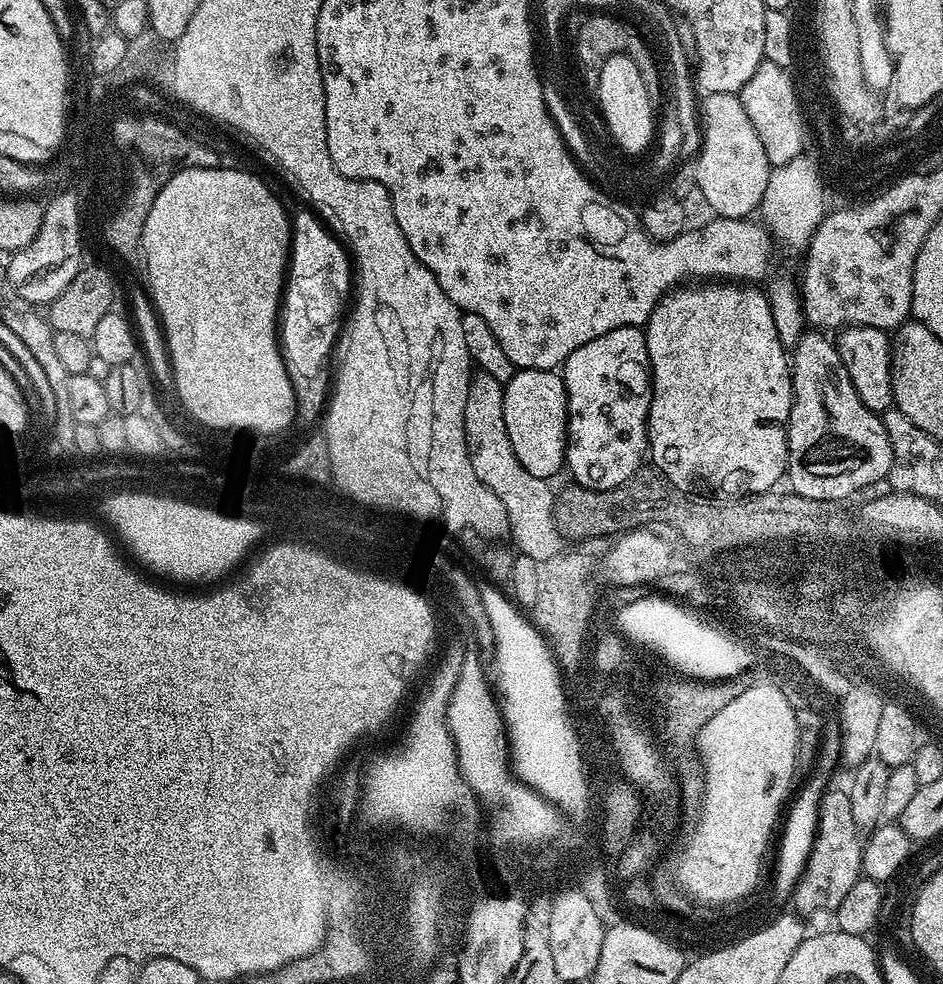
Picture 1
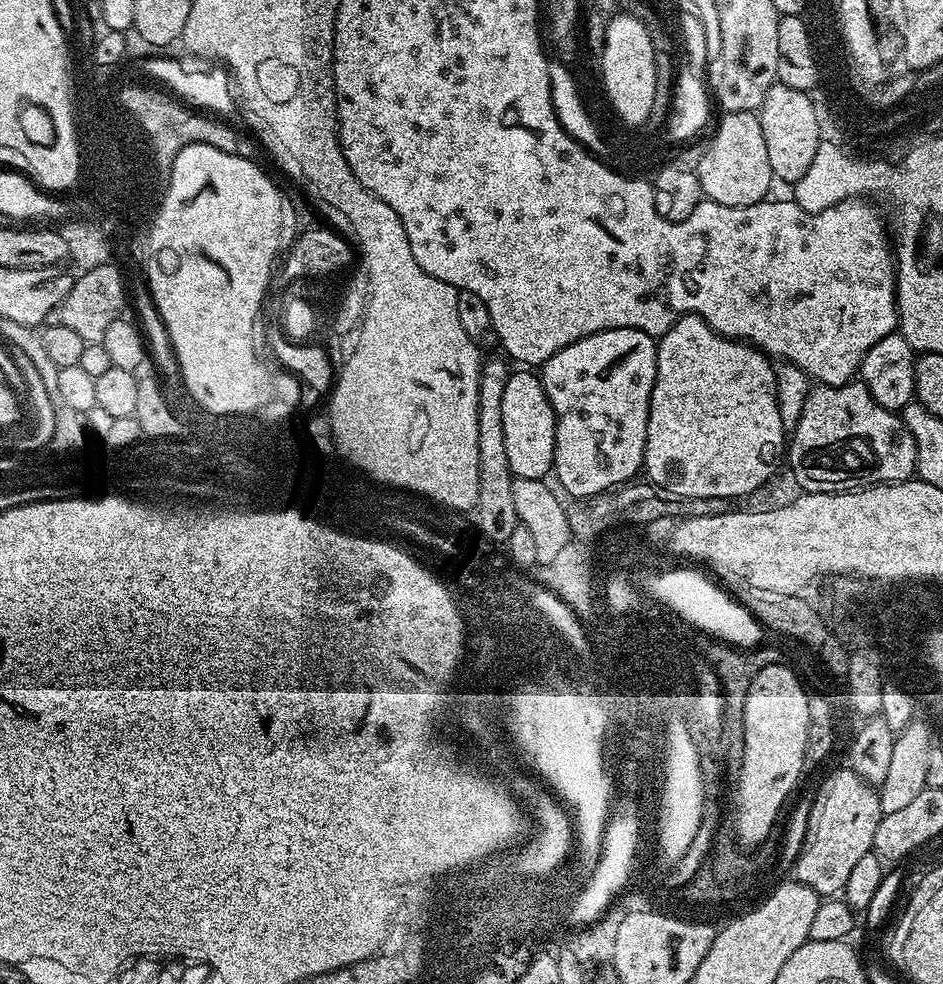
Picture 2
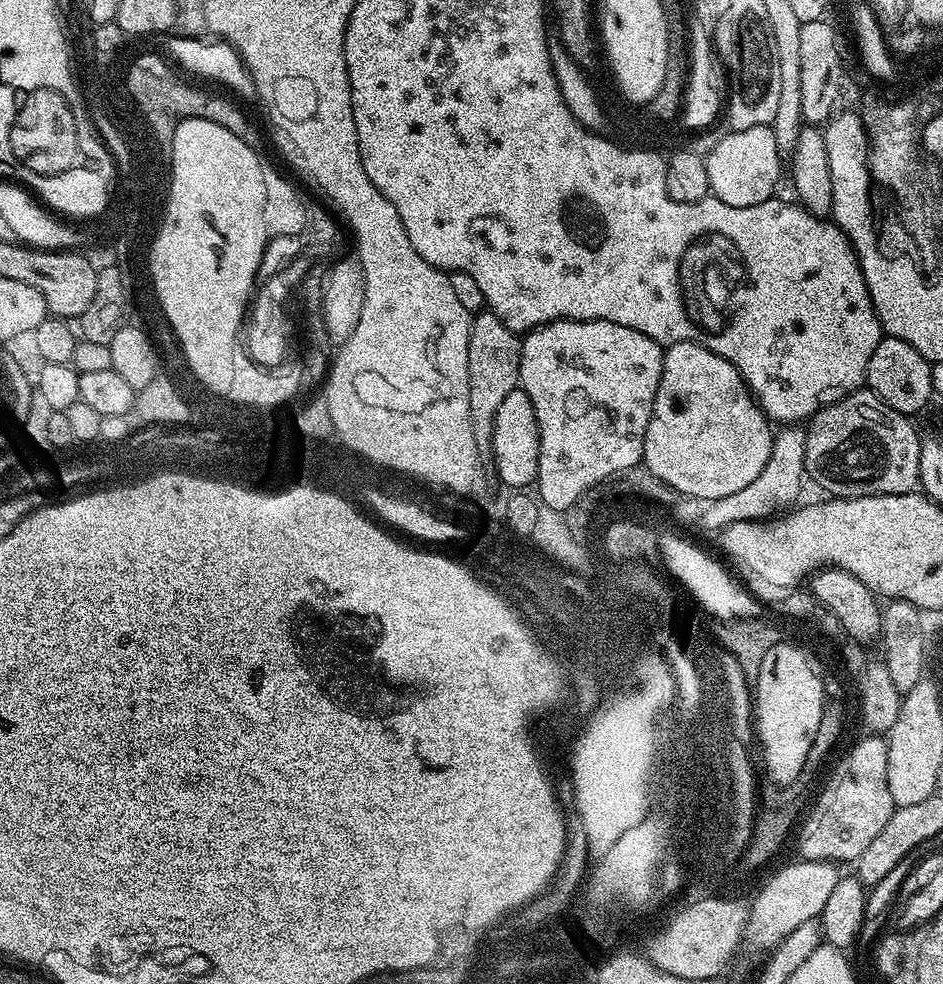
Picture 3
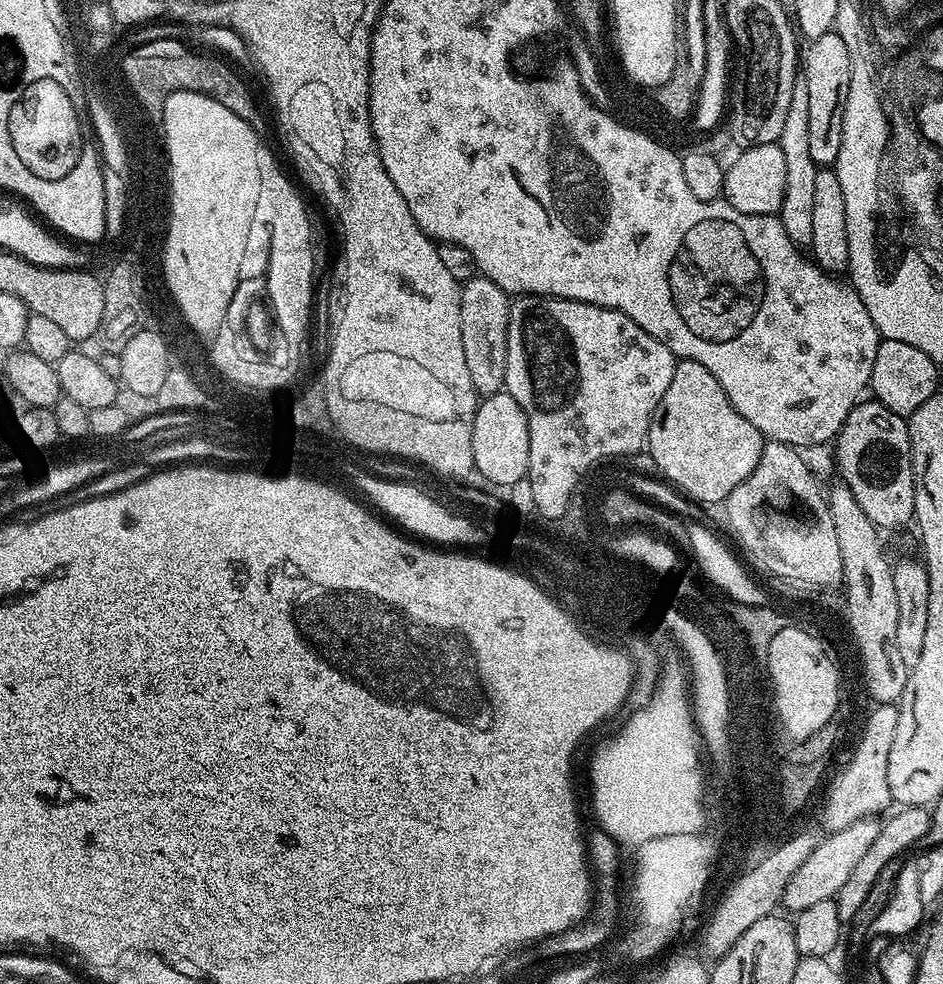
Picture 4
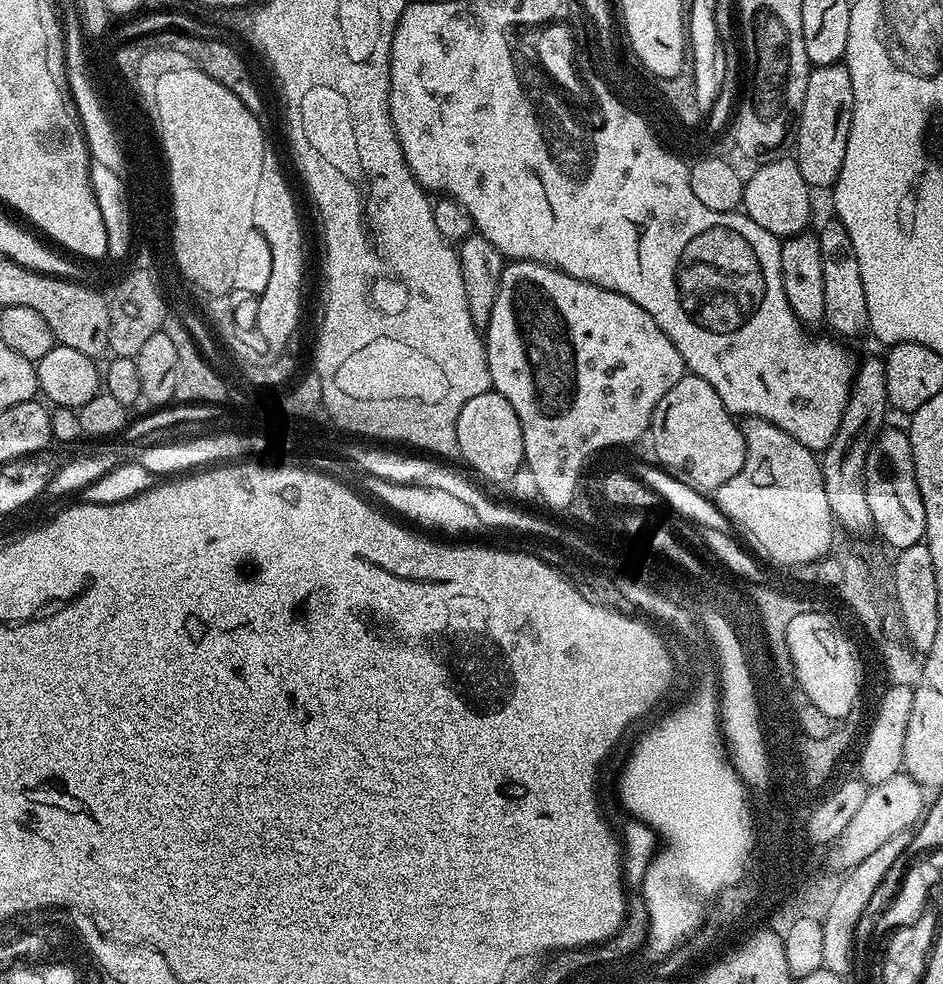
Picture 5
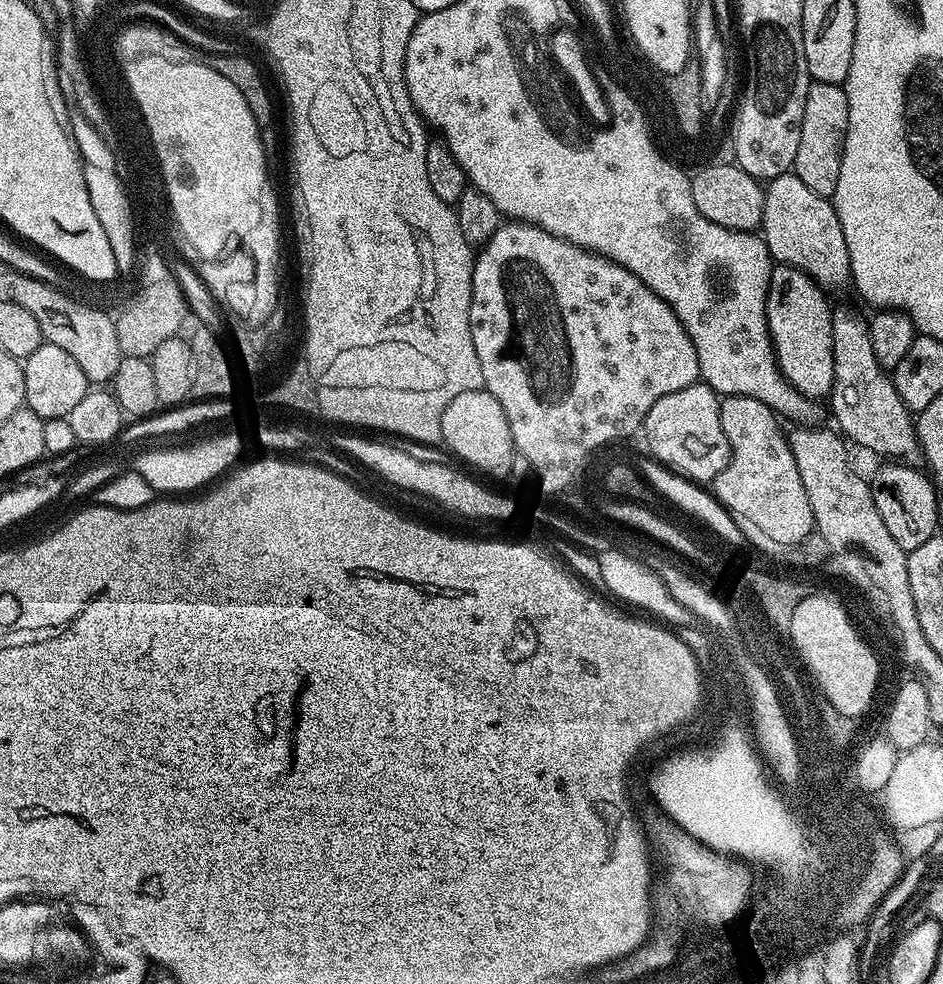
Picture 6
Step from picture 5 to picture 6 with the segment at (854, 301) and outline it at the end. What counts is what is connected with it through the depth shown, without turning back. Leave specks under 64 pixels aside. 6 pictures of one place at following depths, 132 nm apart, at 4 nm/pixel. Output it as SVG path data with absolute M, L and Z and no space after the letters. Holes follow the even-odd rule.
M837 307L832 314L832 349L834 350L834 382L830 393L832 400L832 416L836 419L835 427L853 445L861 444L868 452L877 452L880 458L903 458L912 462L921 455L920 440L916 436L916 425L913 413L902 402L898 390L892 385L892 377L874 358L874 350L870 346L868 320L860 317L852 308Z

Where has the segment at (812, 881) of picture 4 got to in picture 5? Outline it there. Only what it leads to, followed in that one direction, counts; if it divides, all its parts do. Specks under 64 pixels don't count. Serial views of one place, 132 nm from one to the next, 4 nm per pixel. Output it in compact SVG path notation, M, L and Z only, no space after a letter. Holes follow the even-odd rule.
M907 774L891 776L886 782L869 787L861 808L853 811L849 818L849 825L844 830L844 839L841 841L840 848L835 849L835 857L831 863L840 870L858 866L858 862L870 858L870 854L874 854L878 846L890 842L894 834L909 831L926 811L924 796L926 796L925 789Z

